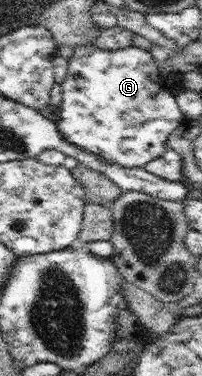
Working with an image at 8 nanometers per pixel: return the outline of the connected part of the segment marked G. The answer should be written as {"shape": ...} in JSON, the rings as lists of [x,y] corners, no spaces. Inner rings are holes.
{"shape":[[[88,43],[74,48],[74,54],[68,61],[68,73],[61,83],[63,99],[58,109],[53,111],[54,121],[64,140],[124,168],[143,168],[164,154],[168,148],[168,136],[181,126],[186,116],[161,73],[155,51],[134,46],[102,50]]]}

